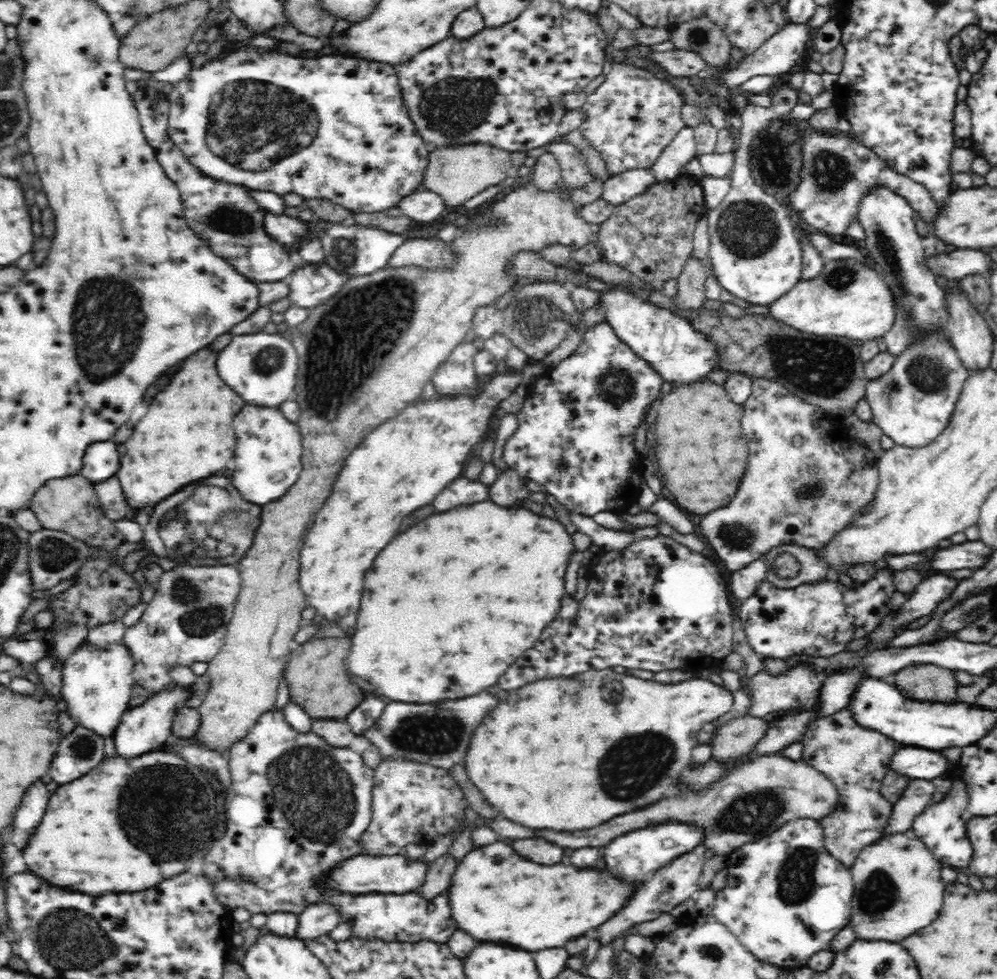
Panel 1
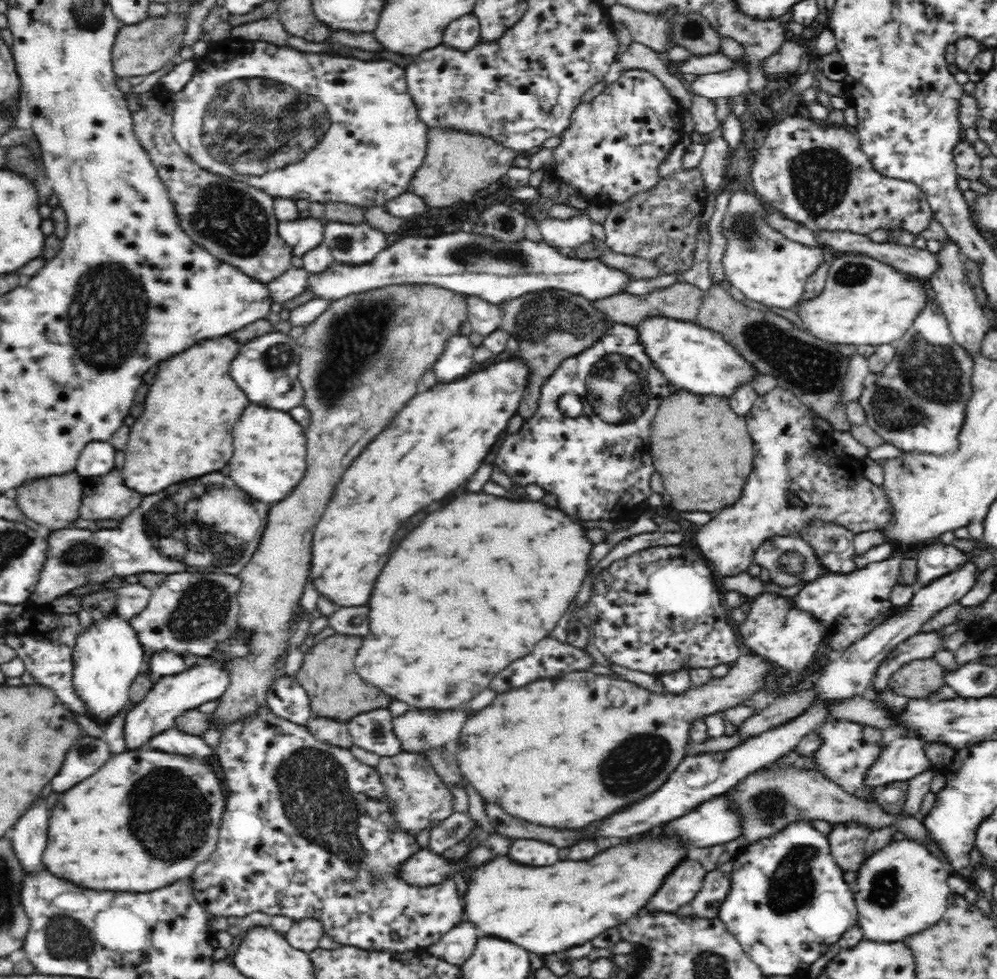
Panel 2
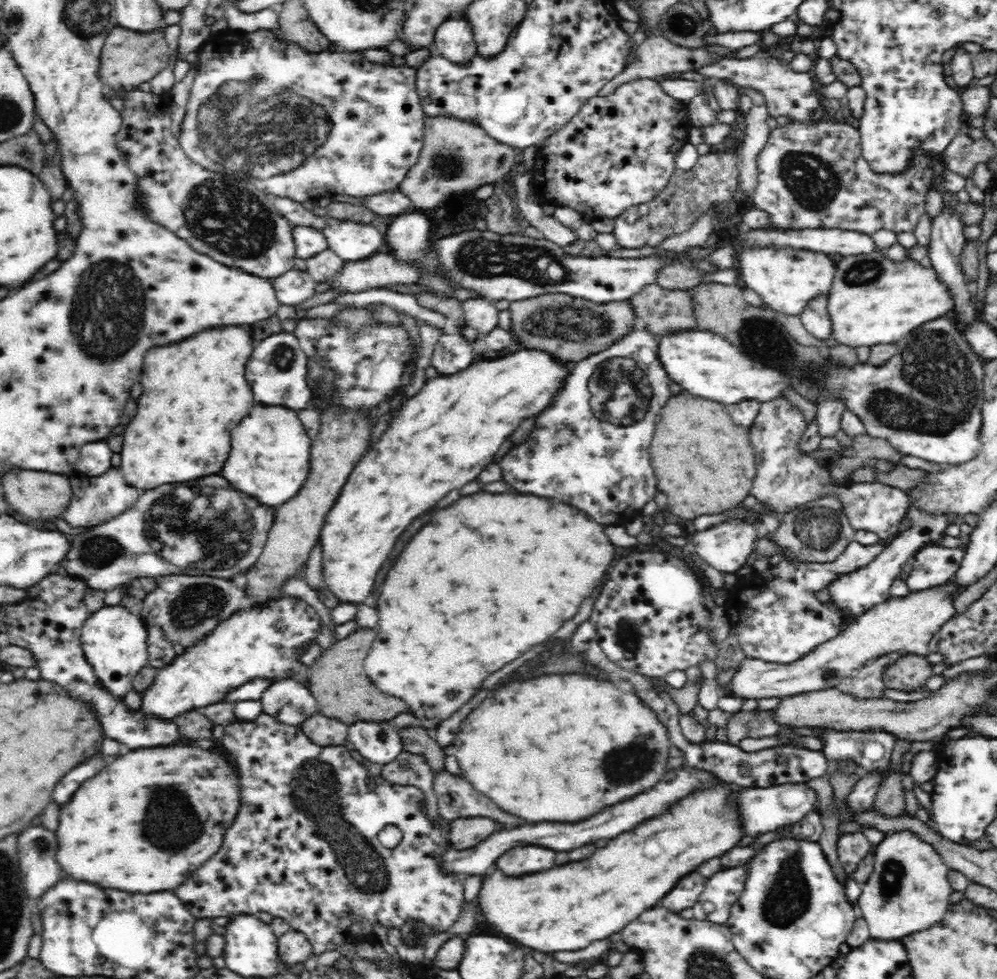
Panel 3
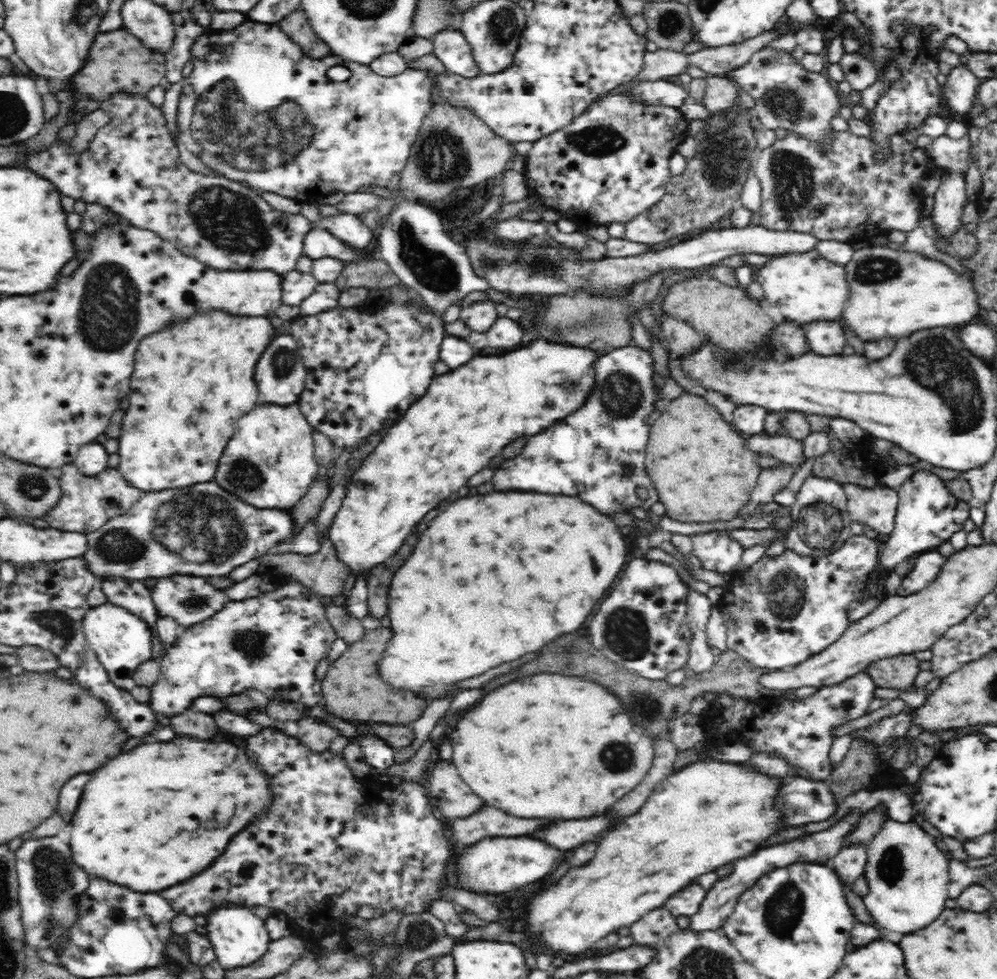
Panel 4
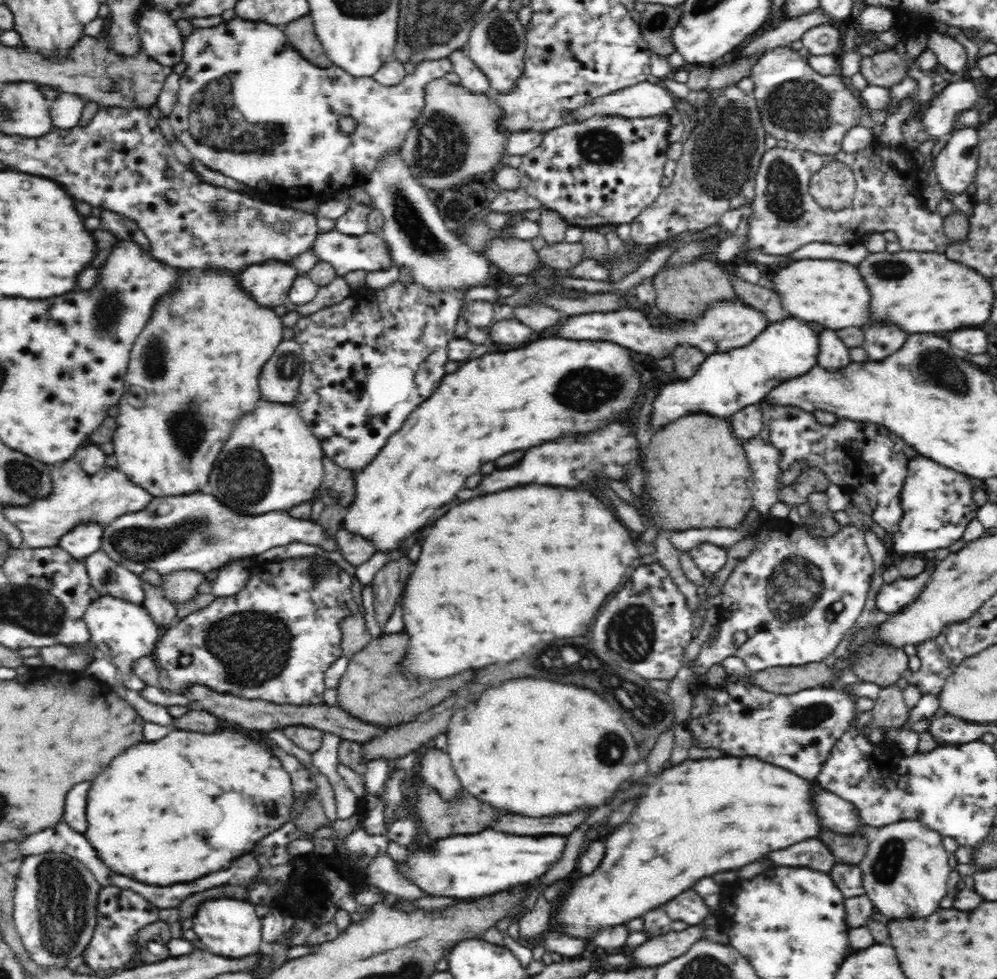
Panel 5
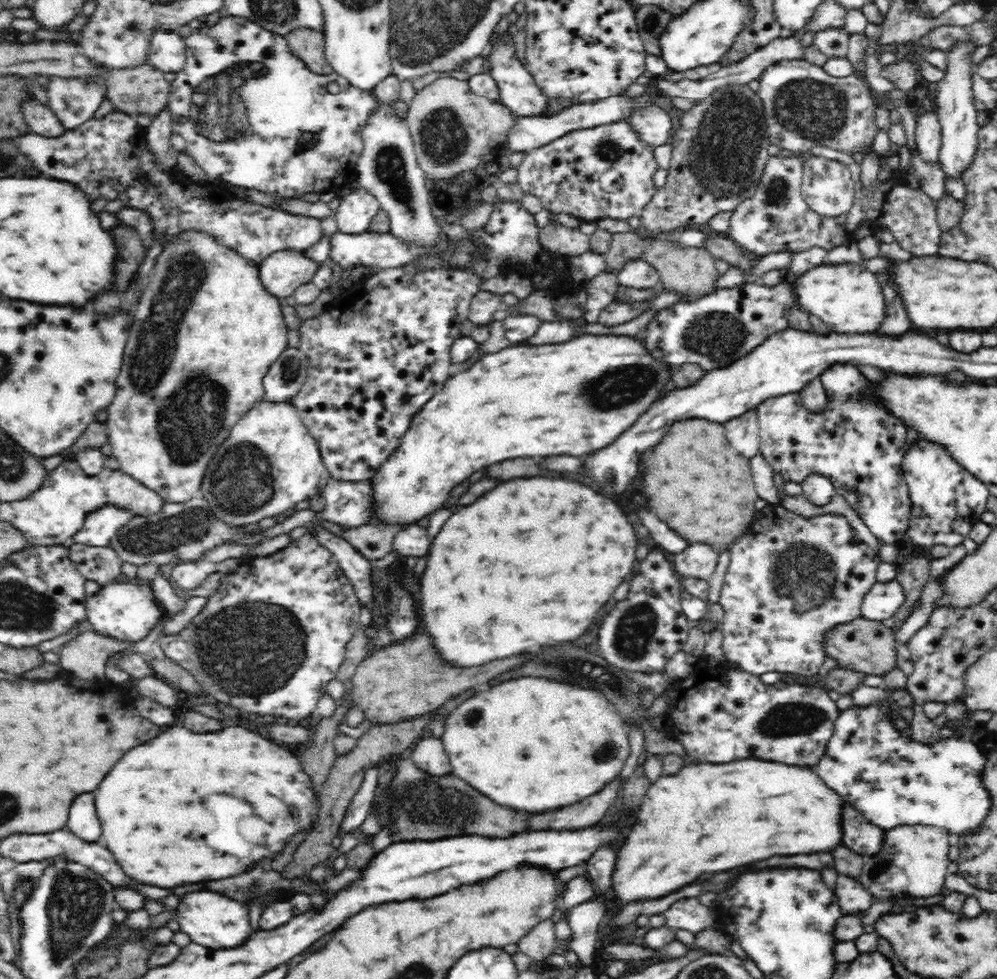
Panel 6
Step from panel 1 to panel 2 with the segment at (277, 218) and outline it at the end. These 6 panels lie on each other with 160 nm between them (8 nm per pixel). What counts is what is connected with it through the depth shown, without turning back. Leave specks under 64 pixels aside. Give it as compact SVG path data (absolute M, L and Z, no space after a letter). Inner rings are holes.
M308 215L278 222L278 234L287 245L291 247L293 256L302 257L310 250L322 243L322 230L324 226L318 220Z

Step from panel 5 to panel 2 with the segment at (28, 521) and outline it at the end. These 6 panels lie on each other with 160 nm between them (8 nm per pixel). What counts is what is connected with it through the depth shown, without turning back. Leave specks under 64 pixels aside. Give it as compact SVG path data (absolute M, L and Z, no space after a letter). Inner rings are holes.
M112 470L102 478L90 478L84 484L80 518L121 521L130 510L142 504L142 496L124 486L122 474Z

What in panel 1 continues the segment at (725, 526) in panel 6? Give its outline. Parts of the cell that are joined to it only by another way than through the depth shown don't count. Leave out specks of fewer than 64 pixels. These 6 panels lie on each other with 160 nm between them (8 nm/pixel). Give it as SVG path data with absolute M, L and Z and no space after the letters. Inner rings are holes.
M706 378L692 384L682 383L674 388L674 392L666 394L660 400L660 410L656 418L656 460L658 468L664 470L664 486L674 496L676 504L682 508L688 508L690 512L708 514L712 510L718 510L722 506L728 506L742 482L742 474L746 470L746 458L748 458L748 442L742 438L740 432L740 420L742 406L732 402L724 386Z

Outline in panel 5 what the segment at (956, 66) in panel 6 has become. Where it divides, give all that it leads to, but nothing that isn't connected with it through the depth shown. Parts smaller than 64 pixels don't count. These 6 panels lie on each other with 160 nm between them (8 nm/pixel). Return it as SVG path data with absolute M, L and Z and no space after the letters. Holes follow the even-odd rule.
M976 129L953 130L943 141L932 167L946 196L960 196L975 182L978 154L979 132Z

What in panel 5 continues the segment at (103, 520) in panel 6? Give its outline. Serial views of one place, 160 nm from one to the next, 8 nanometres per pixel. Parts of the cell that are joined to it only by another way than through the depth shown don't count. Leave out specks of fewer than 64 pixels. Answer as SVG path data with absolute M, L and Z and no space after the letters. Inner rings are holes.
M92 524L75 526L70 532L63 534L57 540L57 547L61 548L72 558L82 561L101 550L101 536L104 526Z

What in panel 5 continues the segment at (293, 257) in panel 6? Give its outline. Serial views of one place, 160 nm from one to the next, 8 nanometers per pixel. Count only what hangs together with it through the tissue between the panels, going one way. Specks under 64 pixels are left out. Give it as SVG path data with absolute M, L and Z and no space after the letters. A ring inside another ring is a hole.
M278 261L250 265L236 275L241 291L258 306L270 309L286 302L289 288L298 276L292 265Z

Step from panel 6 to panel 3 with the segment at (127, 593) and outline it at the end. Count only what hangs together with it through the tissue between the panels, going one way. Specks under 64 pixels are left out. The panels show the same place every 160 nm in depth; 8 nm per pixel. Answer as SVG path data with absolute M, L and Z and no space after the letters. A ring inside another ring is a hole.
M104 606L91 613L79 636L82 653L95 680L111 696L123 699L133 689L136 675L148 666L147 628L122 606Z

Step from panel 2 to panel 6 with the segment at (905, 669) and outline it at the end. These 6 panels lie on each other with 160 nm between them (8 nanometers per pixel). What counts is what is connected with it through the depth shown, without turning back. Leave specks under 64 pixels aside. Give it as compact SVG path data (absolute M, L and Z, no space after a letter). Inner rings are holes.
M858 618L852 622L839 625L832 633L826 635L827 655L838 660L840 668L858 672L864 676L884 676L890 670L899 667L900 658L896 650L895 632L886 627L882 621Z

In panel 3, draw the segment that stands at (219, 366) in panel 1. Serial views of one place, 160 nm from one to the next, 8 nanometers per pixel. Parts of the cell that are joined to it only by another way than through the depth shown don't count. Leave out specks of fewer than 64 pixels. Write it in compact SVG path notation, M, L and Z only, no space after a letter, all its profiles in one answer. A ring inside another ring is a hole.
M282 330L256 342L246 366L244 376L252 388L254 400L268 406L286 406L298 411L310 405L314 396L307 383L308 355L302 350L297 336Z

